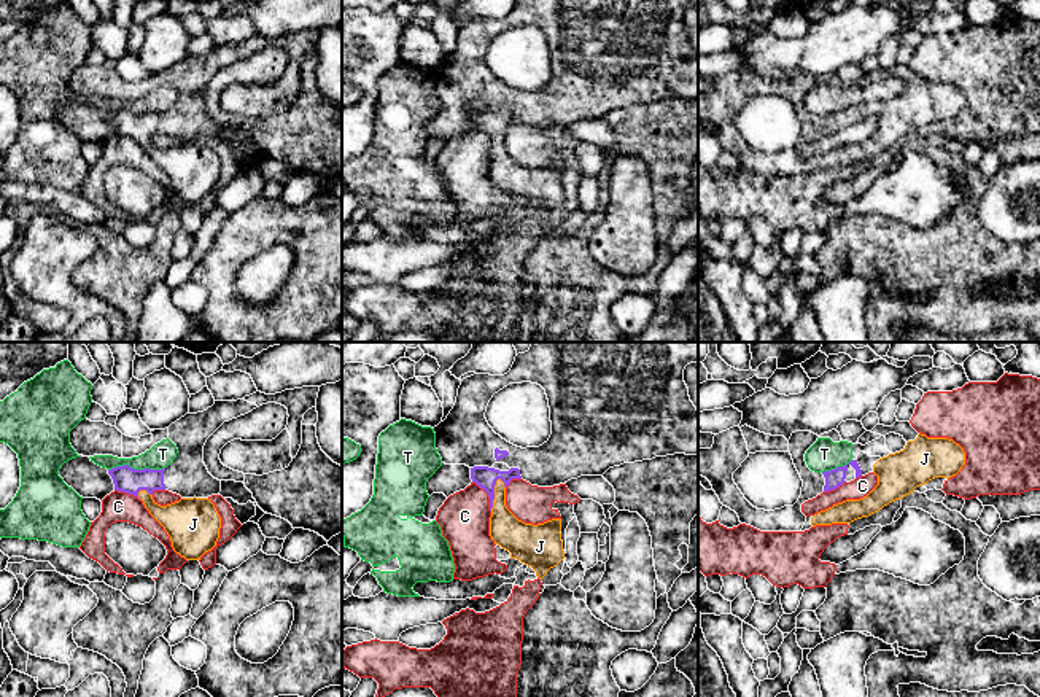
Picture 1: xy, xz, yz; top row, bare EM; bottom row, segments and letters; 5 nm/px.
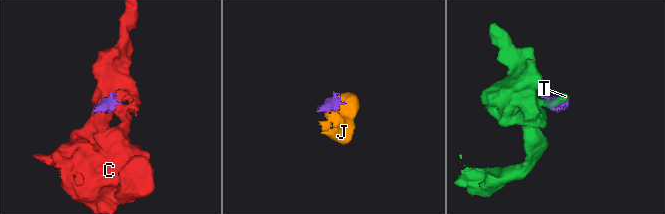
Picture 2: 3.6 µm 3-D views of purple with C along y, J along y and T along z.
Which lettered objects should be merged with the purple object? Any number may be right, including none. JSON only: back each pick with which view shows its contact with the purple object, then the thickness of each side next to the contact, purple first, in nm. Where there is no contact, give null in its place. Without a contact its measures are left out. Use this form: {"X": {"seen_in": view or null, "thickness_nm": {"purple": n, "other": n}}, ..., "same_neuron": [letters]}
{"J": {"seen_in": "xz", "thickness_nm": {"purple": 110, "other": 170}}, "same_neuron": ["J"]}

